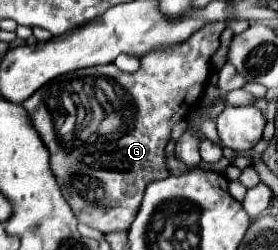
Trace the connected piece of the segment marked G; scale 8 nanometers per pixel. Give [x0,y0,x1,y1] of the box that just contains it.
[22,22,226,234]

